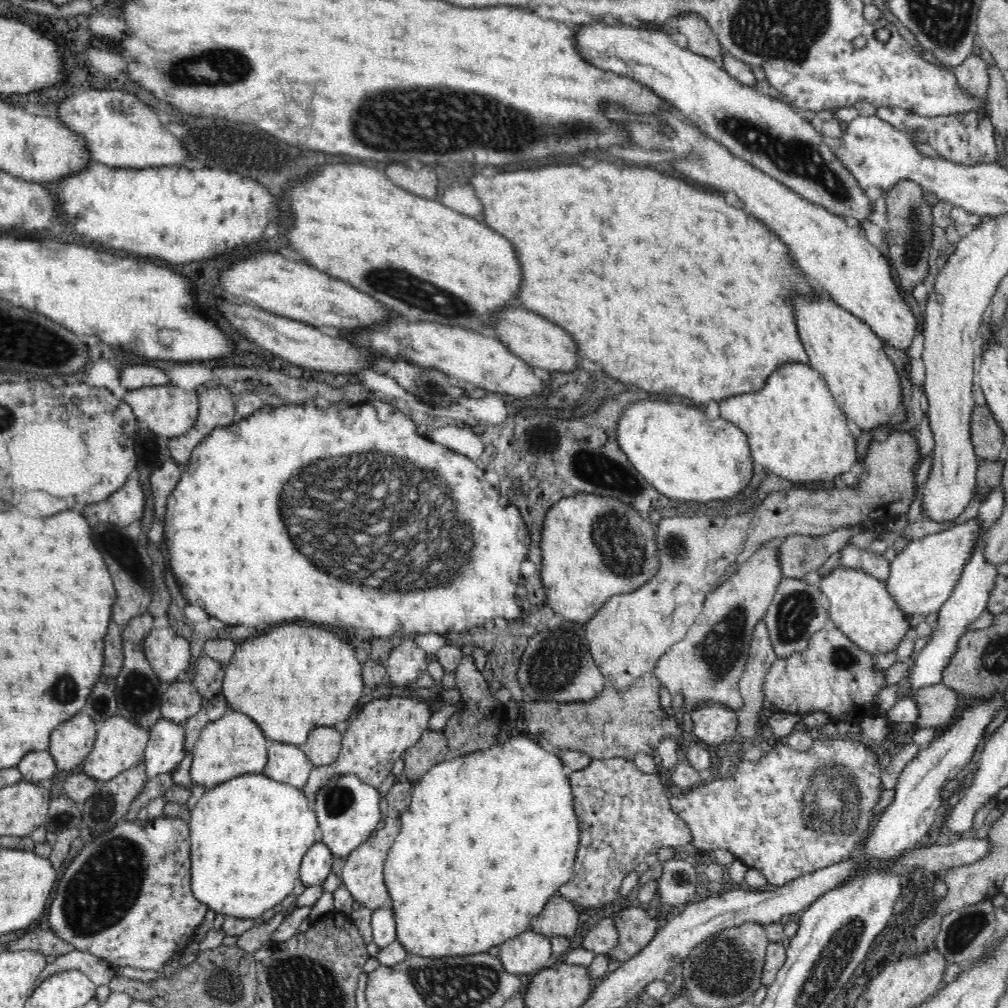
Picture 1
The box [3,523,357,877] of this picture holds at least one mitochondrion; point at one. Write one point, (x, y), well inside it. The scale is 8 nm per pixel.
(139, 692)

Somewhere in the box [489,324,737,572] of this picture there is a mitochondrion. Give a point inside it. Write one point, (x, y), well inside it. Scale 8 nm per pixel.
(677, 548)

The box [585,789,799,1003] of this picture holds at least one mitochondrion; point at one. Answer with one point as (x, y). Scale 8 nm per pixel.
(725, 968)

